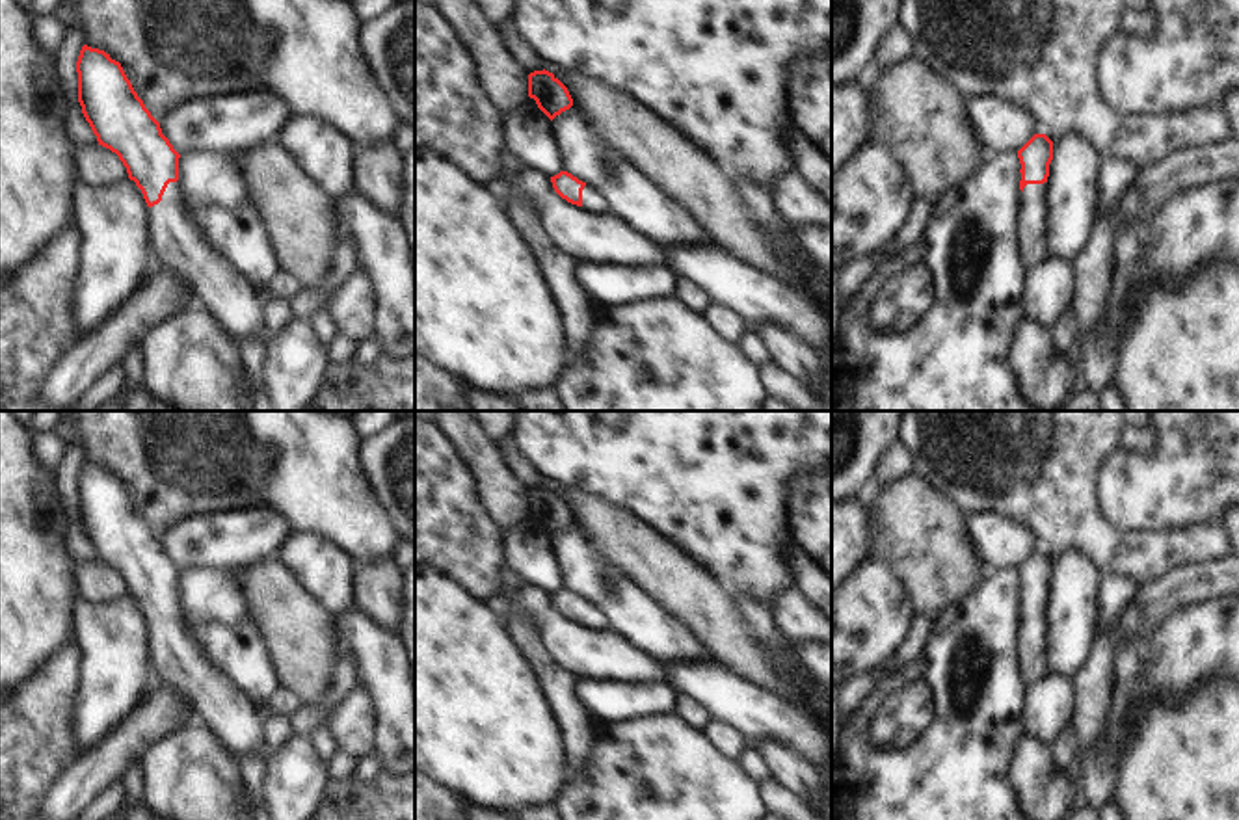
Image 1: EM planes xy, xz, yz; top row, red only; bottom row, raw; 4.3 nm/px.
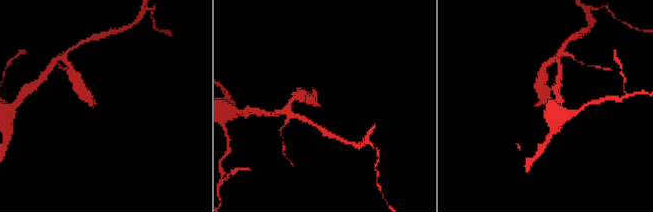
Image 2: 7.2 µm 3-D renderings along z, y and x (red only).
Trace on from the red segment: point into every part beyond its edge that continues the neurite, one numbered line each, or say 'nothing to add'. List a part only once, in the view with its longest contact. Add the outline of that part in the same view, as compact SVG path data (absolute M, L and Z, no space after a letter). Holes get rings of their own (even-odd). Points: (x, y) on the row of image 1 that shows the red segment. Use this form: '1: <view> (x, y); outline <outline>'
1: xy (179, 244); outline M179 180L149 208L149 234L164 270L190 284L193 303L210 311L236 344L260 335L257 294L188 218Z

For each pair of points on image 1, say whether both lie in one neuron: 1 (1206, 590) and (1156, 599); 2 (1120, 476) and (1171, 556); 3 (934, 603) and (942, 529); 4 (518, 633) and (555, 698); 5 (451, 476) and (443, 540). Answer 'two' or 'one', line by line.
1: one
2: two
3: one
4: one
5: one

